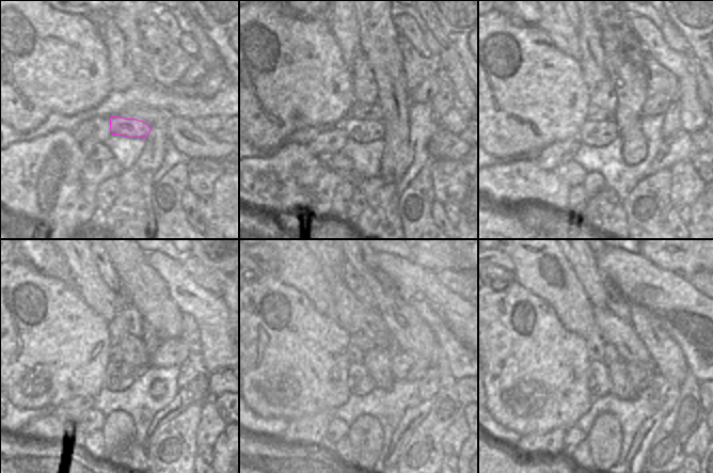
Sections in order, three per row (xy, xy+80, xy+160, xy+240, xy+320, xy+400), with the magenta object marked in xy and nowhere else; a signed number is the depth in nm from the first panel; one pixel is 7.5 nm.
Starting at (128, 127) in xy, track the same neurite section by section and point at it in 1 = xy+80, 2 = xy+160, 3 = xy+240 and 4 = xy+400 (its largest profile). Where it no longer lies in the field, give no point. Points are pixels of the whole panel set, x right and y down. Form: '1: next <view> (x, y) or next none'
1: next xy+80 (363, 131)
2: next xy+160 (602, 133)
3: next xy+240 (120, 376)
4: next xy+400 (599, 383)

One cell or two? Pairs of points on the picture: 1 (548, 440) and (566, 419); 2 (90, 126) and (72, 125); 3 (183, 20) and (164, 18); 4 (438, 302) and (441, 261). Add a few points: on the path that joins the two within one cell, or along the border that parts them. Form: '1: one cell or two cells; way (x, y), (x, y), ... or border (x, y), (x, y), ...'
1: two cells; border (566, 429), (553, 428), (541, 434), (534, 434)
2: two cells; border (101, 116), (83, 121), (73, 132)
3: two cells; border (170, 11), (183, 32)
4: two cells; border (413, 261), (436, 272)

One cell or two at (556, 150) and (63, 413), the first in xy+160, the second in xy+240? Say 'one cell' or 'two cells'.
one cell

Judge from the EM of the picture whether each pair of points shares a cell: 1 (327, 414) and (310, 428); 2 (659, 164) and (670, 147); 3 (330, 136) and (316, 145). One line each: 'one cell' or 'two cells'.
1: one cell
2: one cell
3: one cell

